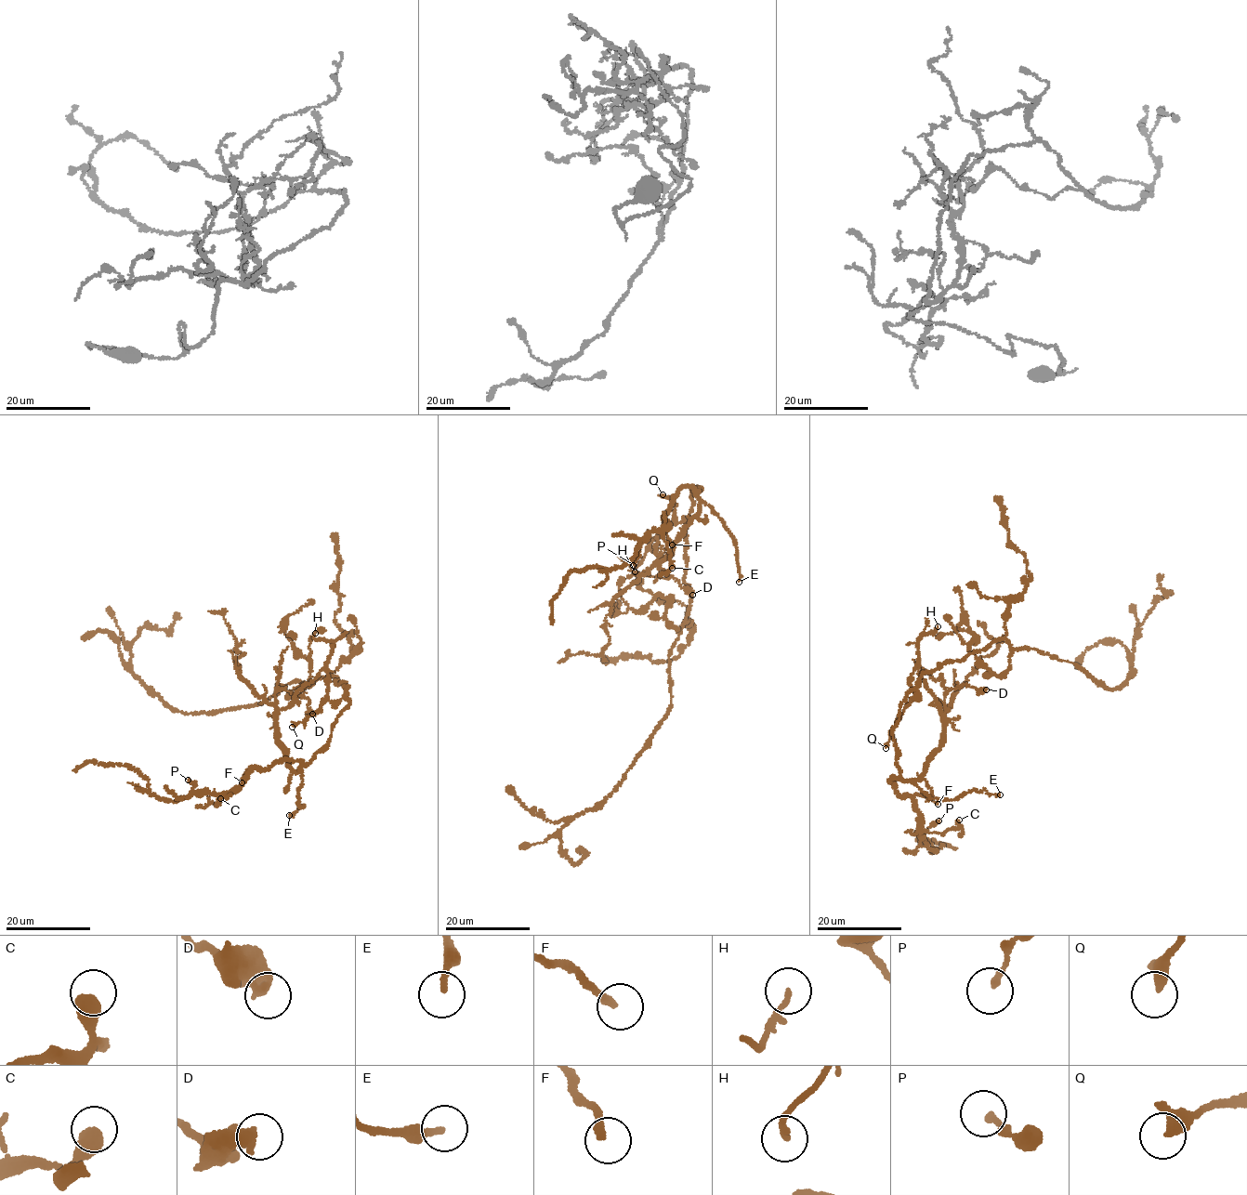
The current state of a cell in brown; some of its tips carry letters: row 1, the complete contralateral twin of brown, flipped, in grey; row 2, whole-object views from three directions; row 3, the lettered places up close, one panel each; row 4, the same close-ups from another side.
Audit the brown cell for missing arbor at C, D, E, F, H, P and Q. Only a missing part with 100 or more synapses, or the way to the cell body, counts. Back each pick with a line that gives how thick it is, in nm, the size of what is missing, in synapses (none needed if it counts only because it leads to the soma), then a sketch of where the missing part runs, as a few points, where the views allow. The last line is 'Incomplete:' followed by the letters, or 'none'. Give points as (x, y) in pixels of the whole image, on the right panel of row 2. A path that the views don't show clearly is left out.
E: calibre 200 nm; course (1000, 794), (1035, 795), (1051, 840), (1030, 863), (997, 866), (1013, 870), (1126, 808)
Incomplete: E

